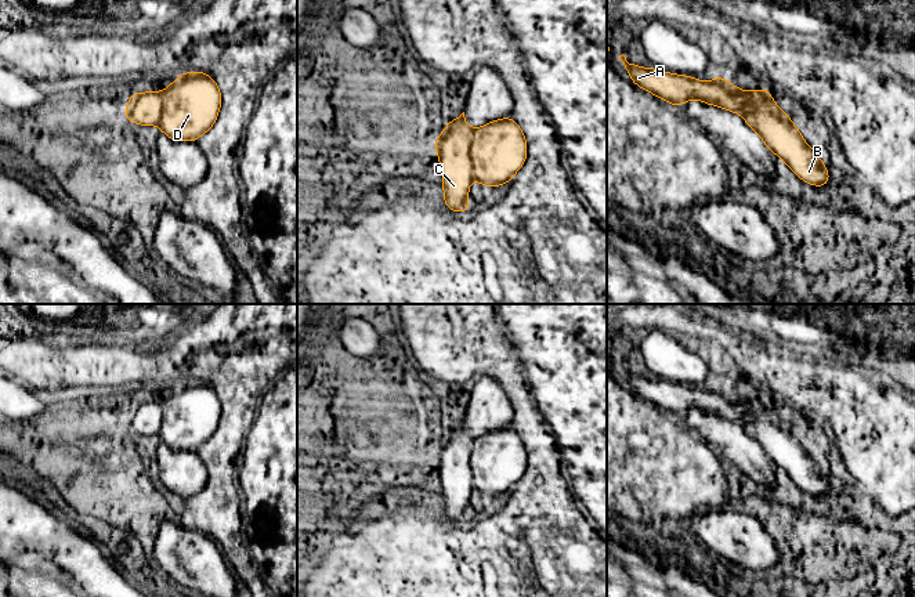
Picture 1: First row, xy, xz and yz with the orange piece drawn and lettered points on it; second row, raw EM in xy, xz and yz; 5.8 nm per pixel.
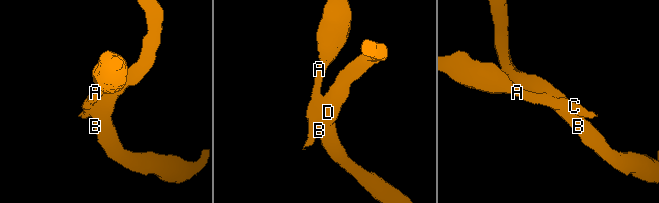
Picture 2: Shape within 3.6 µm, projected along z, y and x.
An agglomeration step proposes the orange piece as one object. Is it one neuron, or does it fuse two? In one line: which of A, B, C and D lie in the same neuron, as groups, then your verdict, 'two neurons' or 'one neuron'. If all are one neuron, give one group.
groups A C / B D; two neurons

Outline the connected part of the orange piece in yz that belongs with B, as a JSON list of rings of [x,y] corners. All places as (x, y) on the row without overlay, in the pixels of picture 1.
[[[760,398],[746,401],[744,430],[756,441],[763,453],[782,468],[789,478],[804,492],[814,496],[825,496],[831,486],[817,464],[809,456],[786,423],[781,423],[770,399]]]

